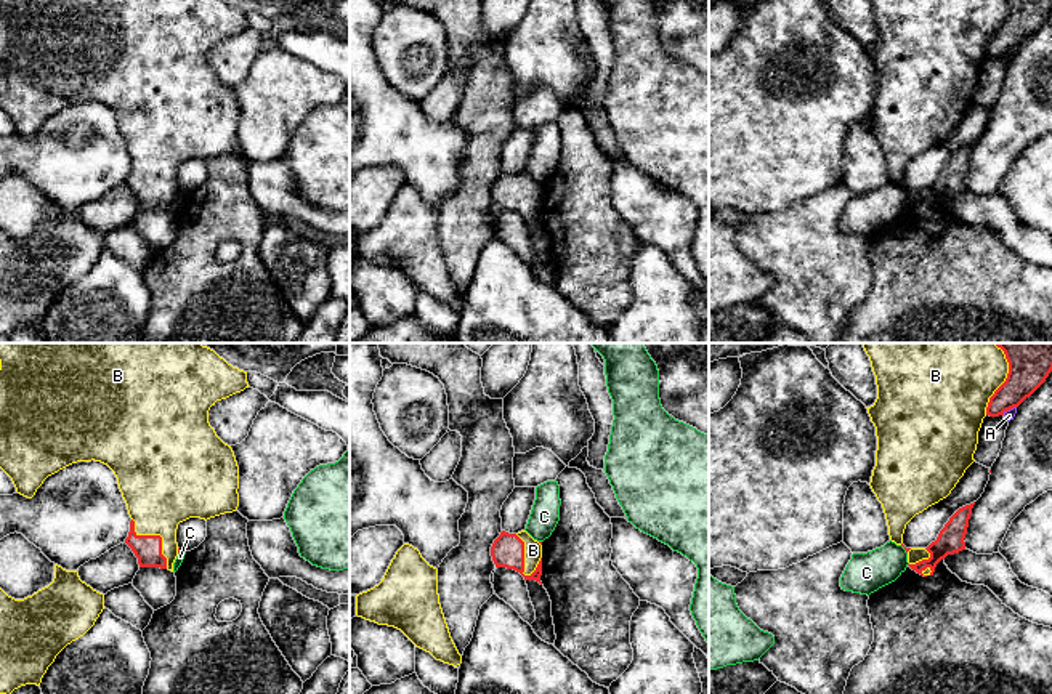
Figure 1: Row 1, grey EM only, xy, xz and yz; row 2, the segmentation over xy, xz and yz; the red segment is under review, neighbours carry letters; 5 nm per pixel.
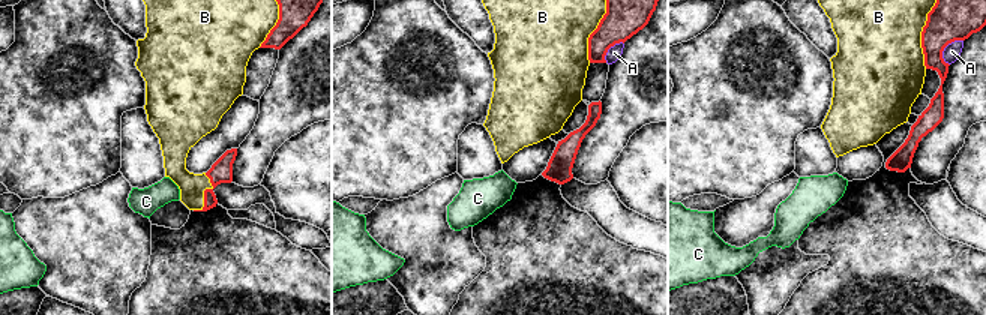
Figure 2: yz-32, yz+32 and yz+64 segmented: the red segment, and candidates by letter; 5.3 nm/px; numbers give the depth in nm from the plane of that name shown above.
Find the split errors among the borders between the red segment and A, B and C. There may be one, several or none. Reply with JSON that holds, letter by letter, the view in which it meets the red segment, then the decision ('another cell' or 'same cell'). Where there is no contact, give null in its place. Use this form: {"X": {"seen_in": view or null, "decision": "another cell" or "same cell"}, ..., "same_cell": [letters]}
{"A": {"seen_in": "yz", "decision": "another cell"}, "B": {"seen_in": "xy", "decision": "same cell"}, "C": {"seen_in": "yz", "decision": "another cell"}, "same_cell": ["B"]}

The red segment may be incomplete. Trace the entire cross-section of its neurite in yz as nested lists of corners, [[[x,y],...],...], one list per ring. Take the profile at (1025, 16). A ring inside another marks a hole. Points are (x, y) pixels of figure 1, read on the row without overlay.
[[[869,0],[877,40],[868,50],[877,91],[871,130],[882,144],[890,181],[903,184],[906,165],[946,139],[975,103],[983,59],[1004,56],[1030,38],[1052,13],[1052,0]]]

